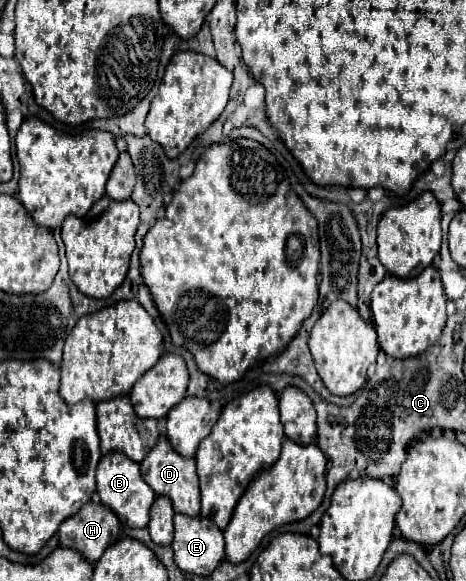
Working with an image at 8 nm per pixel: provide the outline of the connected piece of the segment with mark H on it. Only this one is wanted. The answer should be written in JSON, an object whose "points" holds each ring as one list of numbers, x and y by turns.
{"points":[[87,502,75,516,59,526,61,546,81,552,91,564,95,564,117,538,119,518,101,502]]}

